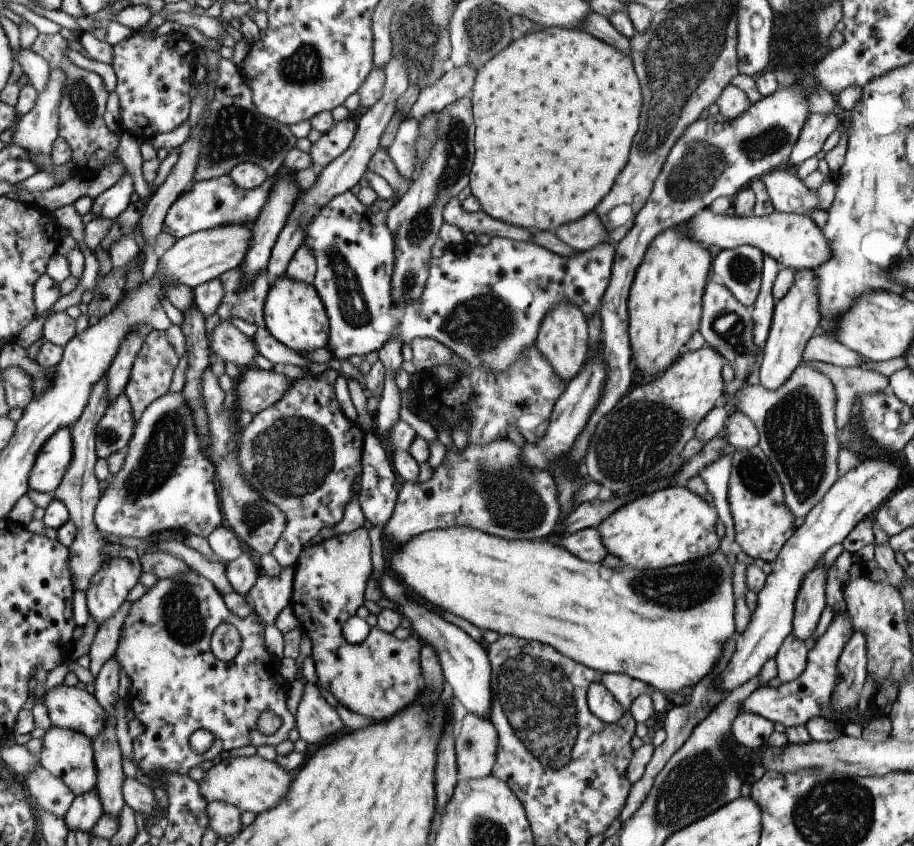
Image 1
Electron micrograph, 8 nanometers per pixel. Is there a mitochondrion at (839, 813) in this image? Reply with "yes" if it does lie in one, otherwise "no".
yes

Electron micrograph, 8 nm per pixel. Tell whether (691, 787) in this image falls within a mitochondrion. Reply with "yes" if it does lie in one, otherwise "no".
yes

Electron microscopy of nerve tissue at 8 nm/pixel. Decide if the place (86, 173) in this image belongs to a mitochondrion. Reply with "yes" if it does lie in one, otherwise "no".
no

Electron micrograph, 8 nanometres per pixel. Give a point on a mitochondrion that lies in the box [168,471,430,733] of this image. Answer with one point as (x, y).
(254, 515)

